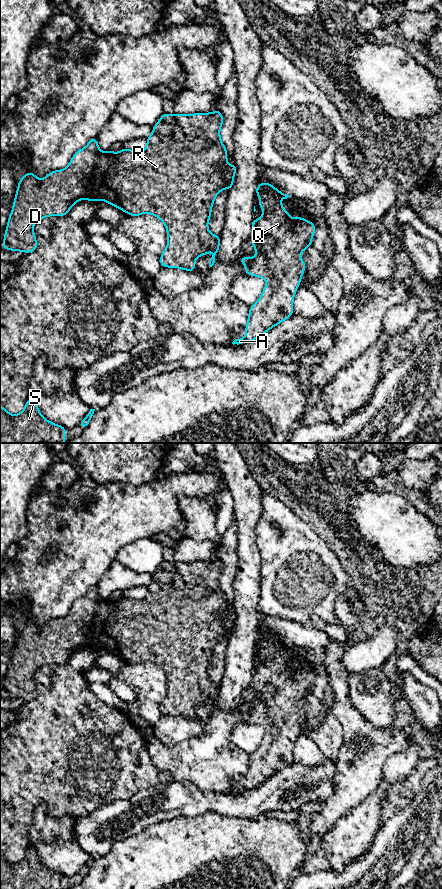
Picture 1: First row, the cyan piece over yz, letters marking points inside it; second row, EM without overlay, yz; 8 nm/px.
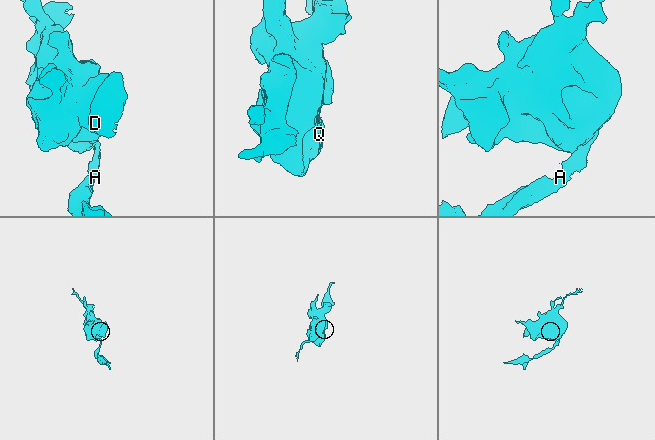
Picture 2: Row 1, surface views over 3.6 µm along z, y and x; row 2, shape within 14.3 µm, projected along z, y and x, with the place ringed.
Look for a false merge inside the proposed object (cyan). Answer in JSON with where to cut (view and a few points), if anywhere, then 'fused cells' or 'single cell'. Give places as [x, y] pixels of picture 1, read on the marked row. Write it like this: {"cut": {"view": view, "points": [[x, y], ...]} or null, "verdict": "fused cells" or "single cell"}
{"cut": null, "verdict": "single cell"}

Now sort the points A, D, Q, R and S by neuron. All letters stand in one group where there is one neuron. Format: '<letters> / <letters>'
A D Q R S

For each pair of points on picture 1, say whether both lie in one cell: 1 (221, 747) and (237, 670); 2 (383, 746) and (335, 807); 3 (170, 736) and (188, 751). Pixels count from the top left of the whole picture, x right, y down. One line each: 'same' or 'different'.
1: same
2: same
3: different

